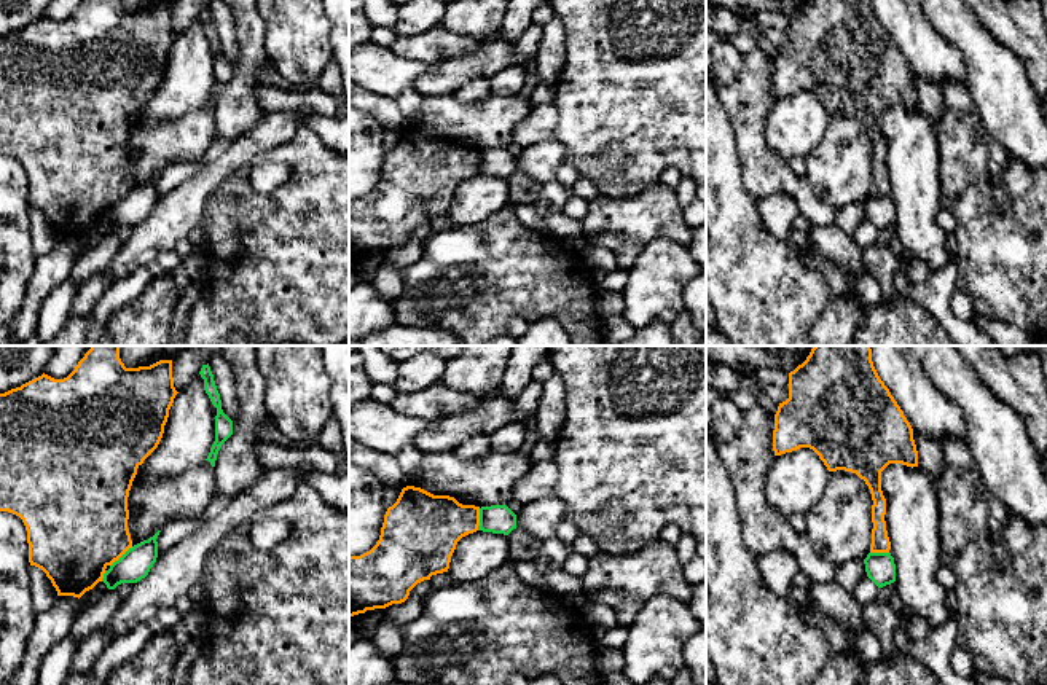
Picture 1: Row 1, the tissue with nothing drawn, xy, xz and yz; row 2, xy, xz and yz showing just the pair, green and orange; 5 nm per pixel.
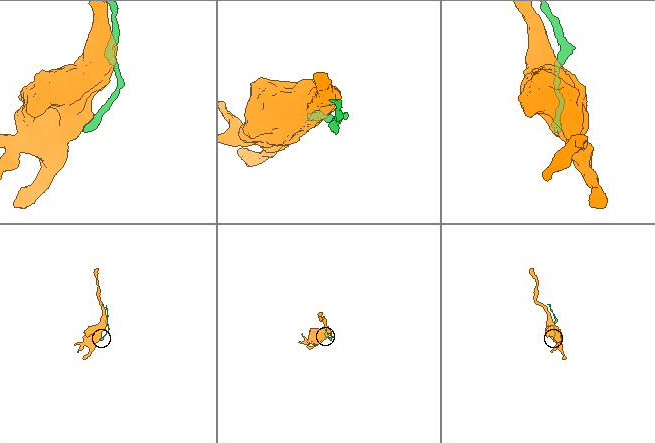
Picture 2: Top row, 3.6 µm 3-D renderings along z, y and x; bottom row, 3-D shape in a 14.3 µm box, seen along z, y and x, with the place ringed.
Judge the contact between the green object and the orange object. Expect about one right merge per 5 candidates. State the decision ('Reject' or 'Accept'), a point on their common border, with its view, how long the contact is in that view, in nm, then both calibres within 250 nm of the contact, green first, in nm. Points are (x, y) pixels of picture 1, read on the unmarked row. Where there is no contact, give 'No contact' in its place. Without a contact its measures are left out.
Reject. Touches green at xy (123, 198). Shared border 160 nm. Thickness 160 nm (green) against 460 nm

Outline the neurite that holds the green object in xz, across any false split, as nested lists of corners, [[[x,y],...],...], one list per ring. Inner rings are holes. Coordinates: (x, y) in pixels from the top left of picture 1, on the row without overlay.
[[[507,148],[480,151],[478,174],[508,178],[516,172],[516,158]]]

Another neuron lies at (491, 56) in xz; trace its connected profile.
[[[496,38],[483,41],[462,59],[445,61],[440,67],[422,73],[414,81],[414,89],[425,97],[454,94],[472,78],[486,81],[497,72],[523,65],[527,57],[516,53],[515,43]]]

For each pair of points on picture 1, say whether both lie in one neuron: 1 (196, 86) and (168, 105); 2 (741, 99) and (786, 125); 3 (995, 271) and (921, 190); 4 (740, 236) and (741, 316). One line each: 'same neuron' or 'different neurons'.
1: same neuron
2: different neurons
3: different neurons
4: same neuron

